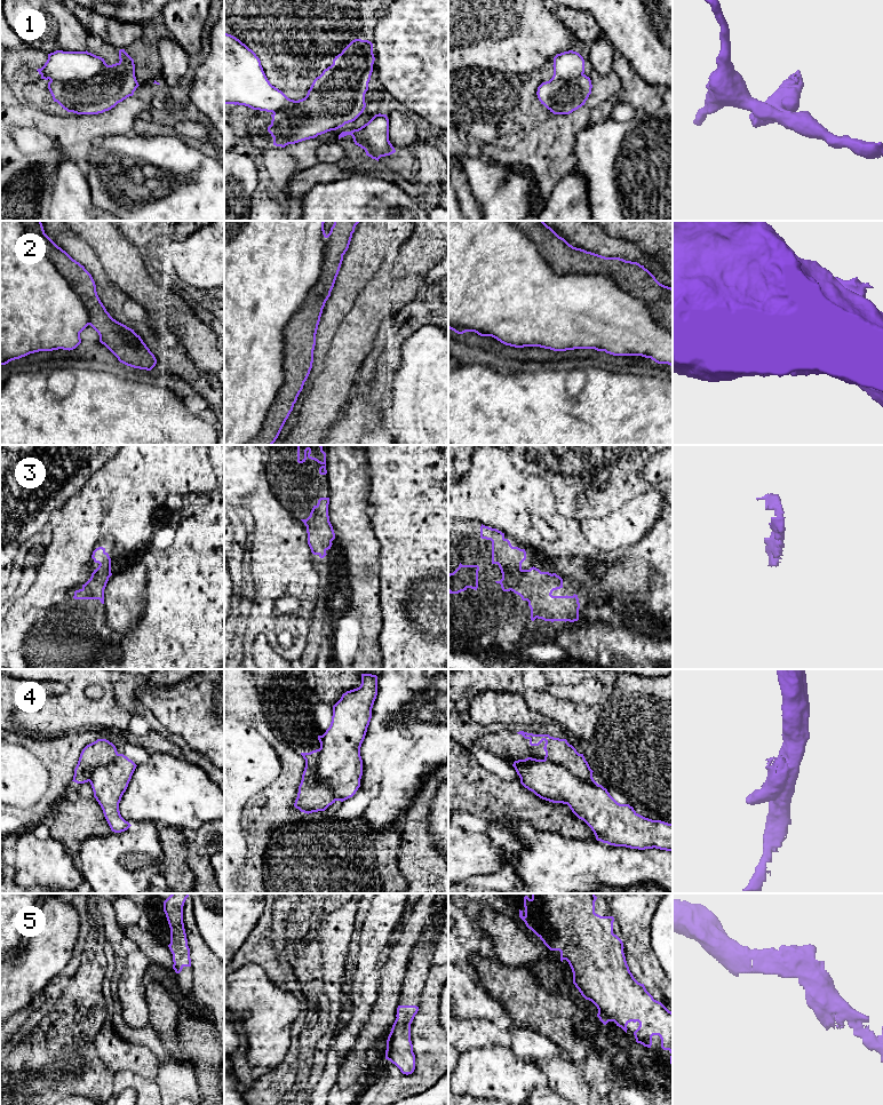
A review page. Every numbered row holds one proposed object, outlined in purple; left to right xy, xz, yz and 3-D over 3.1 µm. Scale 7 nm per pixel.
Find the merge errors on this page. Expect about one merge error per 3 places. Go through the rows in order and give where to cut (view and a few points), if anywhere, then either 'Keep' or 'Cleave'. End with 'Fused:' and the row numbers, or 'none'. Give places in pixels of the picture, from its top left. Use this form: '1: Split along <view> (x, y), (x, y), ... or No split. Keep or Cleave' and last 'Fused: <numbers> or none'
1: Split along xy (108, 65), (87, 79), (74, 79), (71, 81), (50, 80). Cleave
2: Split along xz (327, 236), (320, 275), (283, 331), (284, 382), (245, 444). Cleave
3: No split. Keep
4: Split along xz (319, 748), (317, 776), (321, 782), (332, 789), (336, 800). Cleave
5: No split. Keep
Fused: 1, 2, 4

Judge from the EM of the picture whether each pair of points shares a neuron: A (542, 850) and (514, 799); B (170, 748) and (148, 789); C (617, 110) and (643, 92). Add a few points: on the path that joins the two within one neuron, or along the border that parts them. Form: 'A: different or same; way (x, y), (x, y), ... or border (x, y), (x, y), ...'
A: different; border (514, 825), (527, 823), (539, 831), (553, 833)
B: different; border (166, 753), (180, 757)
C: different; border (622, 102), (629, 103), (636, 109)

